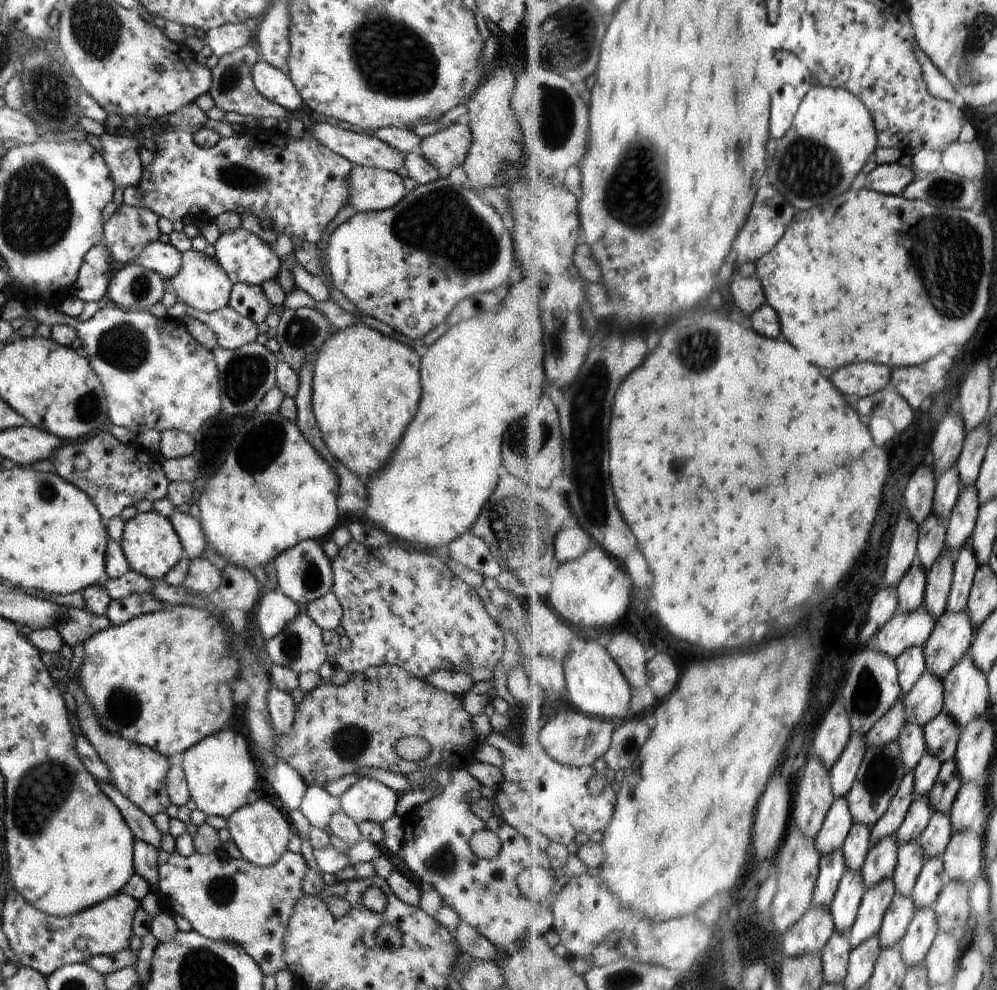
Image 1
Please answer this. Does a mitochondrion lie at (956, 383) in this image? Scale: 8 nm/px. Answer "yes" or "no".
no

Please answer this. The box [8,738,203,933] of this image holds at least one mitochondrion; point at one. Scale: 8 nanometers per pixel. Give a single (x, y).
(52, 781)

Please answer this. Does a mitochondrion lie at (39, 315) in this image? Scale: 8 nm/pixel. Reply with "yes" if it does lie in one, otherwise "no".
no

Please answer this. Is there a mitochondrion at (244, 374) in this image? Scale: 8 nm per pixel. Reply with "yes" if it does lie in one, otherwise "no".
yes

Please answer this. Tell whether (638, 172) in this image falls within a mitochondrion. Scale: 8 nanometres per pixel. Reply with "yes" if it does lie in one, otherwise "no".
yes

